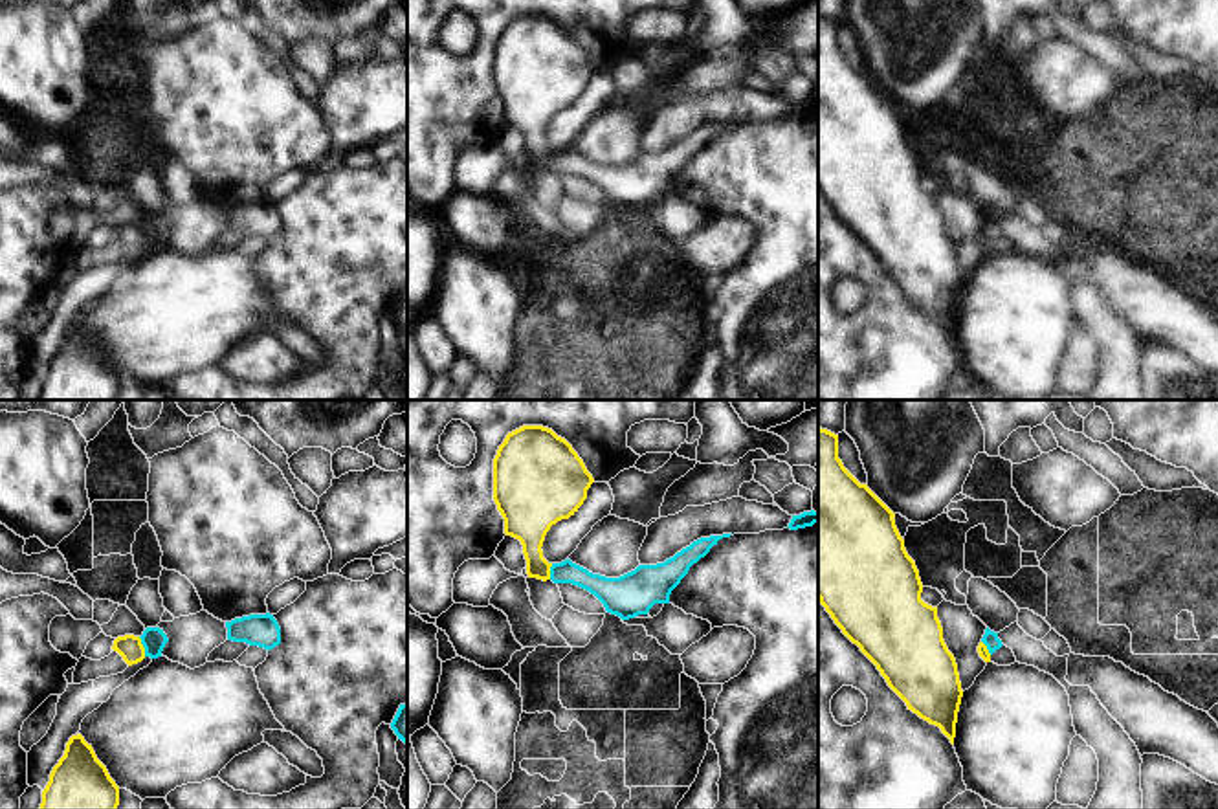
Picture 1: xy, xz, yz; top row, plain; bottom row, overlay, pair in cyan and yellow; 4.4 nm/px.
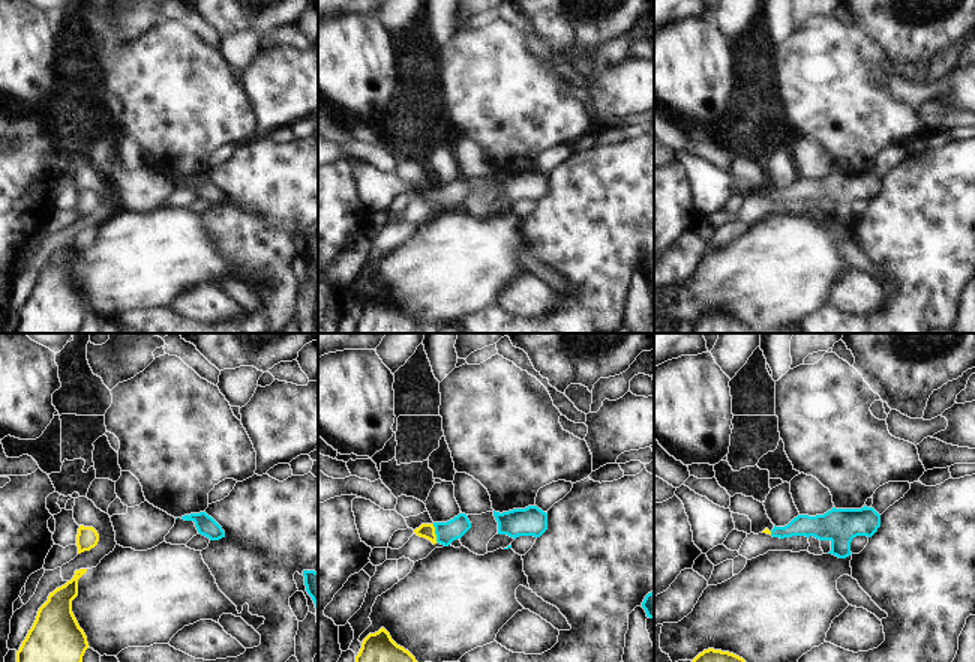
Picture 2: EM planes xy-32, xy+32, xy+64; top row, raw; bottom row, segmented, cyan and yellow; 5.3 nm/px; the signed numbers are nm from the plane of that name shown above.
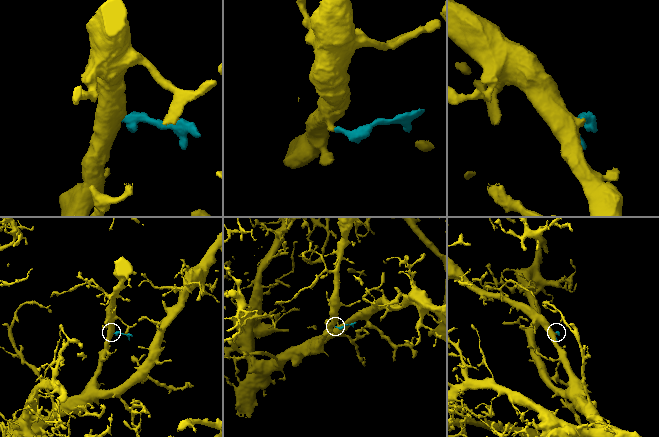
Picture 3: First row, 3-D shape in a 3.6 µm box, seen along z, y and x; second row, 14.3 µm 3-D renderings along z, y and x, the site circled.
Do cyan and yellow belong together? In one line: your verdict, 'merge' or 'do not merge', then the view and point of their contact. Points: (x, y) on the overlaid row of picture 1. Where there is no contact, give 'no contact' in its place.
merge; meets cyan in xy at (143, 646)

